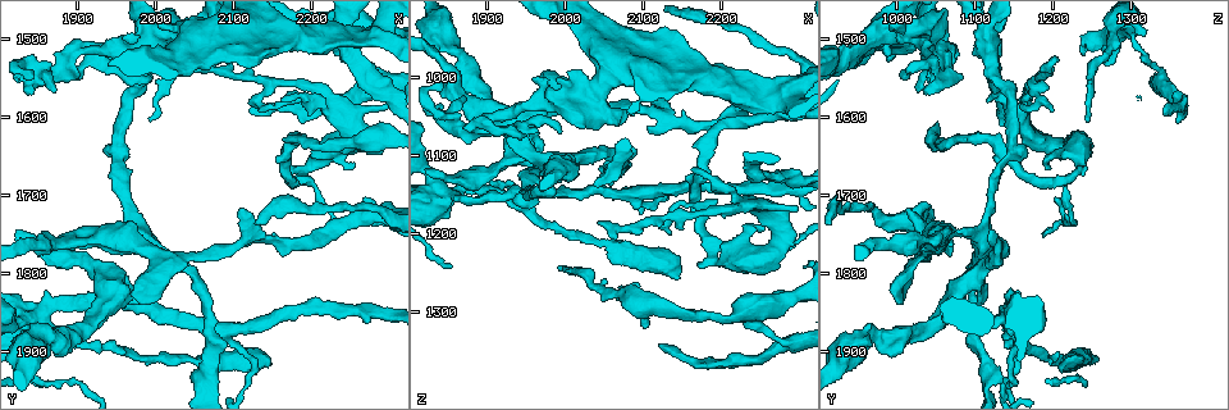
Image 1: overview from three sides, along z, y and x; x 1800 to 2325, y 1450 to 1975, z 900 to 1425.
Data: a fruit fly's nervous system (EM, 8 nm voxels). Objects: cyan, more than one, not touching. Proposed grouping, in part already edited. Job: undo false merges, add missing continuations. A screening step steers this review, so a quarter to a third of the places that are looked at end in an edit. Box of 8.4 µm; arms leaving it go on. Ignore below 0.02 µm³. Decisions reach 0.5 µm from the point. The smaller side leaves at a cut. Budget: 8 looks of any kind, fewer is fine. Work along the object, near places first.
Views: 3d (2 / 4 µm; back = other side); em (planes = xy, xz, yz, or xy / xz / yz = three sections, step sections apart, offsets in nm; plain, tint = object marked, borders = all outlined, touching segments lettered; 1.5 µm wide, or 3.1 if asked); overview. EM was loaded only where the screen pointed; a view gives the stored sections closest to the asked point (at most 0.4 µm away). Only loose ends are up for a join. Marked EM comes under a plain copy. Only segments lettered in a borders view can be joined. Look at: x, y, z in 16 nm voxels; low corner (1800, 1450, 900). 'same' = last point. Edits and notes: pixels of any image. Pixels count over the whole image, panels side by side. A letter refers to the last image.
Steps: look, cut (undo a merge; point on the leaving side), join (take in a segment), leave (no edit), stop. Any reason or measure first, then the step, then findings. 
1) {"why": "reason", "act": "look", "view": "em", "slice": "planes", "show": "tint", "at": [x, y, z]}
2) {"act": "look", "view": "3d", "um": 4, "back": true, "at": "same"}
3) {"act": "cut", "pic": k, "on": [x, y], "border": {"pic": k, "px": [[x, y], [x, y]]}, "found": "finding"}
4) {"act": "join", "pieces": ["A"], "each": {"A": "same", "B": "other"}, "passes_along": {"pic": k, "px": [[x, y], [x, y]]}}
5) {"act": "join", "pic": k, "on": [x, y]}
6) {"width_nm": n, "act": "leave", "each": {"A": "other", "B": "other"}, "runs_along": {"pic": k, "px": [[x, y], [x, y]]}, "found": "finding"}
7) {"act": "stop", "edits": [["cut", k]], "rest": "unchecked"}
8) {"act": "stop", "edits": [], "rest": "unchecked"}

{"why": "calibre changes", "act": "look", "view": "3d", "um": 2, "at": [2065, 1500, 1280]}

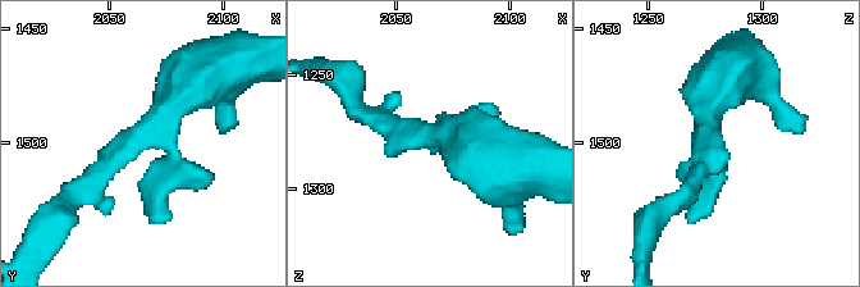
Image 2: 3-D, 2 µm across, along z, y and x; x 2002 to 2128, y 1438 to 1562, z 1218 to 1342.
{"act": "look", "view": "em", "slice": "planes", "show": "borders", "at": [2065, 1496, 1276]}

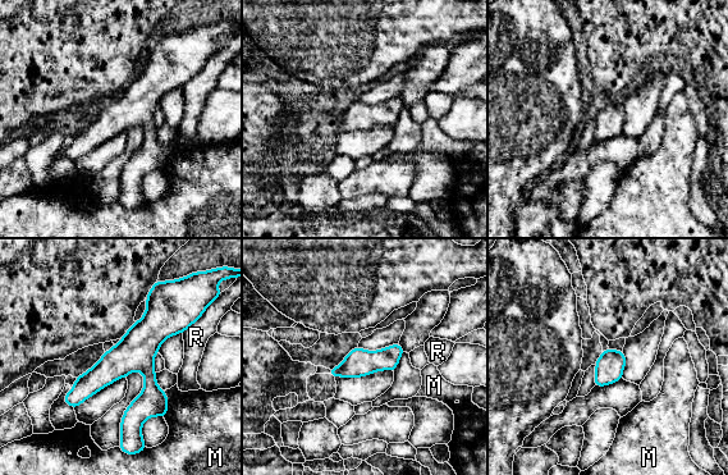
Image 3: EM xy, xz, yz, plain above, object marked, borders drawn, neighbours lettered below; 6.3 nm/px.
{"act": "leave", "each": {"M": "other", "R": "other"}, "runs_along": {"pic": 3, "px": [[154, 293], [150, 400], [126, 438]]}, "found": "all the same cell"}

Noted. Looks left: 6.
{"why": "branch stops here", "act": "look", "view": "em", "slice": "yz", "step": 8, "show": "borders", "at": [1995, 1605, 1245]}

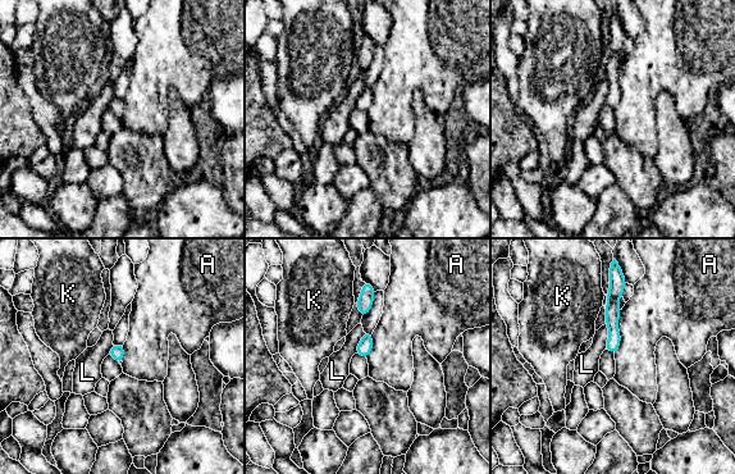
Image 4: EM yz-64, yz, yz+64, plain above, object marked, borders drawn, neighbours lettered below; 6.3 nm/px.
{"act": "look", "view": "em", "slice": "planes", "show": "borders", "at": "same"}

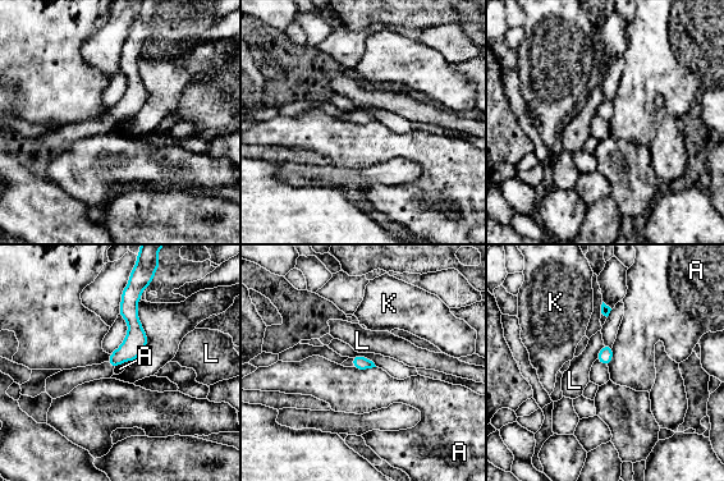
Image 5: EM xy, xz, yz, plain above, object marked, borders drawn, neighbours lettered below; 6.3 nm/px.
{"act": "leave", "each": {"A": "other", "K": "other", "L": "other"}, "border": {"pic": 5, "px": [[375, 366], [366, 369], [352, 367]]}, "found": "no lettered segment goes on from it"}

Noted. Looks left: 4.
{"why": "branch stops here", "act": "look", "view": "em", "slice": "yz", "step": 8, "show": "borders", "at": [1975, 1840, 1105]}

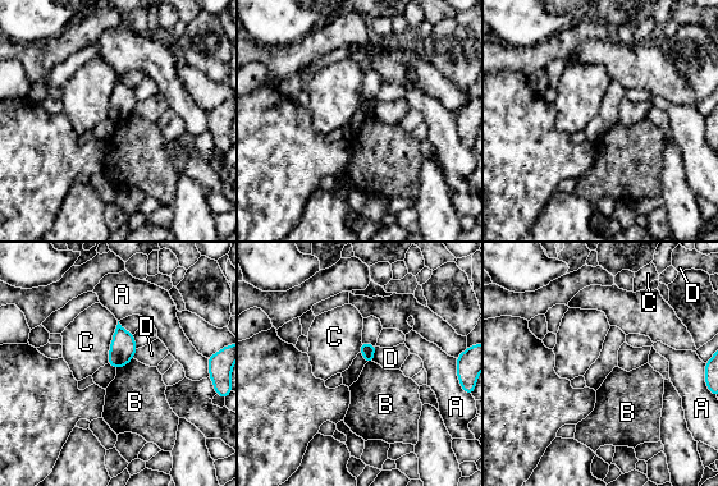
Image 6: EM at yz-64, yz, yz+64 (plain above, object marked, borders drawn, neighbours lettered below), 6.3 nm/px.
{"why": "another direction", "act": "look", "view": "em", "slice": "planes", "show": "borders", "at": "same"}

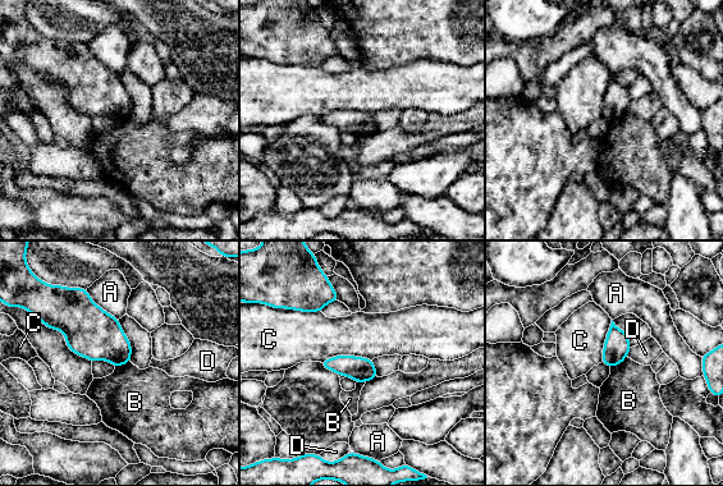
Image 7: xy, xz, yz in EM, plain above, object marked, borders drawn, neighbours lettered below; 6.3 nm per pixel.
{"longest_contact_nm": ["C", 320], "act": "leave", "each": {"A": "other", "B": "other", "C": "other", "D": "other"}, "found": "no lettered segment goes on from it"}

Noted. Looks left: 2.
{"act": "stop", "edits": [], "rest": "unchecked"}

